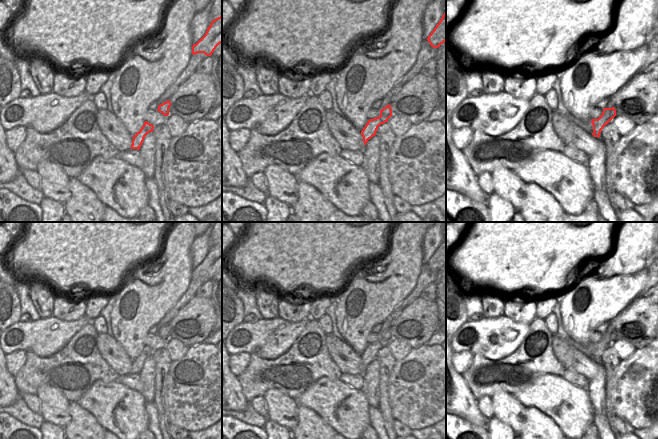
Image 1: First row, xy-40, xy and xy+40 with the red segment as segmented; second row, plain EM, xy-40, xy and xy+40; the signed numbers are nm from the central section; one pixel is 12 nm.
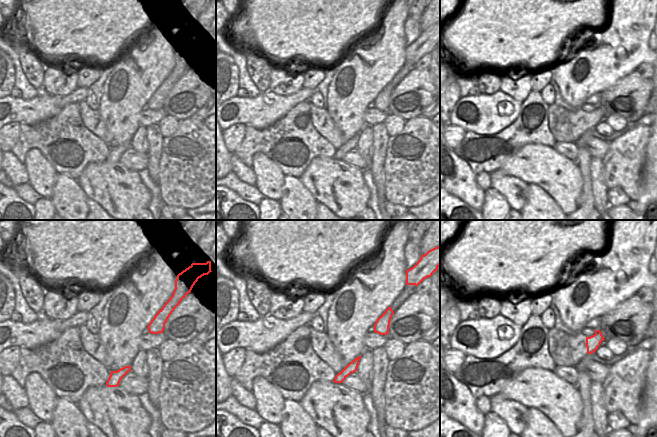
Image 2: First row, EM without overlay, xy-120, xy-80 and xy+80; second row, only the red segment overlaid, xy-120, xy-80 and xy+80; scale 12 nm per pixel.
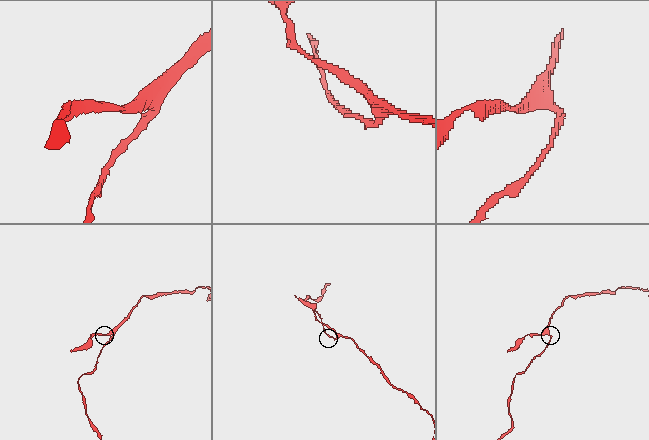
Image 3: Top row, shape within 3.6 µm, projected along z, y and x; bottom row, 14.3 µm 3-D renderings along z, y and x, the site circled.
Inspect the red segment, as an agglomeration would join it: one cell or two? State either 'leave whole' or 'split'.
split

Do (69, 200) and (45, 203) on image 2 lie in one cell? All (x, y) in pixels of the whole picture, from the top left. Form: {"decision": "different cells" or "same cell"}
{"decision": "different cells"}

